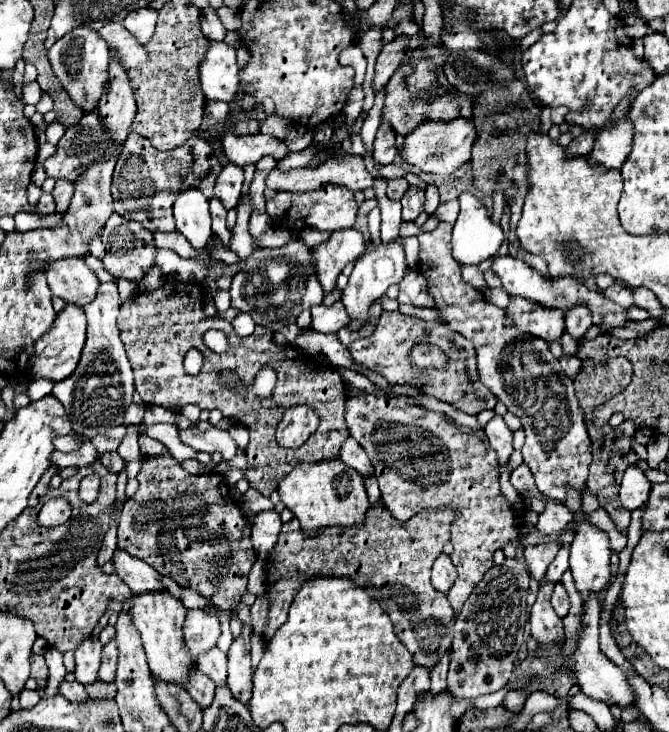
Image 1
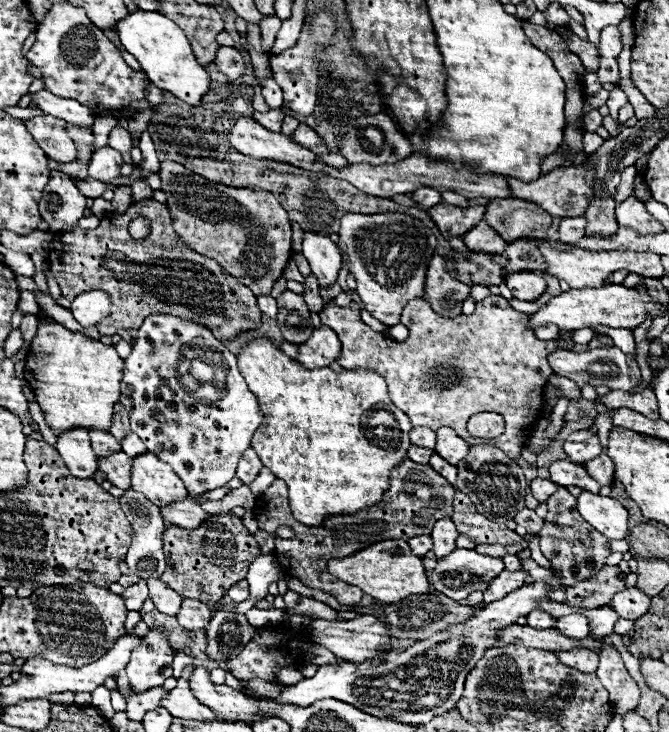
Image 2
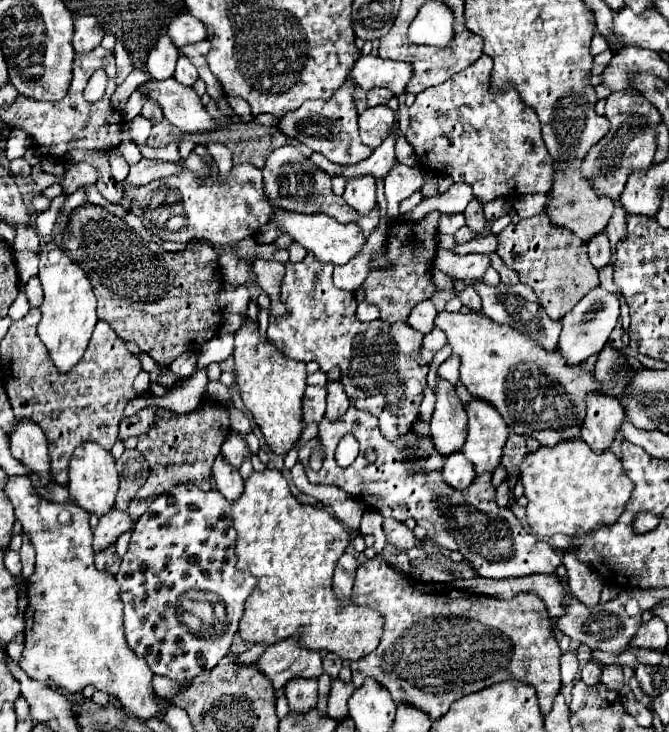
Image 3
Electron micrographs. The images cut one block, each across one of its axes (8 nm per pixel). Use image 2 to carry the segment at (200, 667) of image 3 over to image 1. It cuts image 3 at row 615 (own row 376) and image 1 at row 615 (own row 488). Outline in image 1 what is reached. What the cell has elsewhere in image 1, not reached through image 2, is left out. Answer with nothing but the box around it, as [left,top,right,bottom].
[184,610,220,658]

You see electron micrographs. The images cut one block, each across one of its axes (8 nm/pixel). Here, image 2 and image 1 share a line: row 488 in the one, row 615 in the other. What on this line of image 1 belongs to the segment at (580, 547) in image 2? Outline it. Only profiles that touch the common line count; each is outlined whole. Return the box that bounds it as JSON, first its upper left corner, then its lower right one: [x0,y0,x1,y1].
[552,584,570,618]

